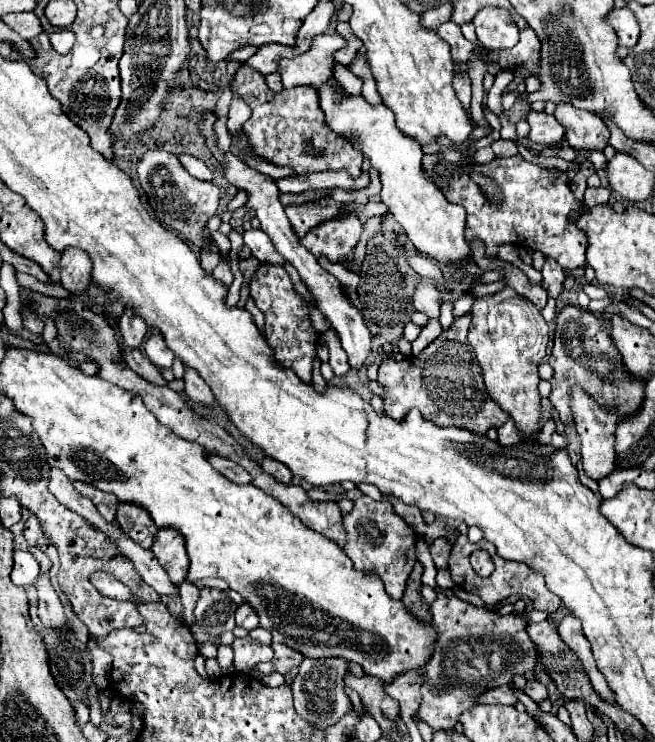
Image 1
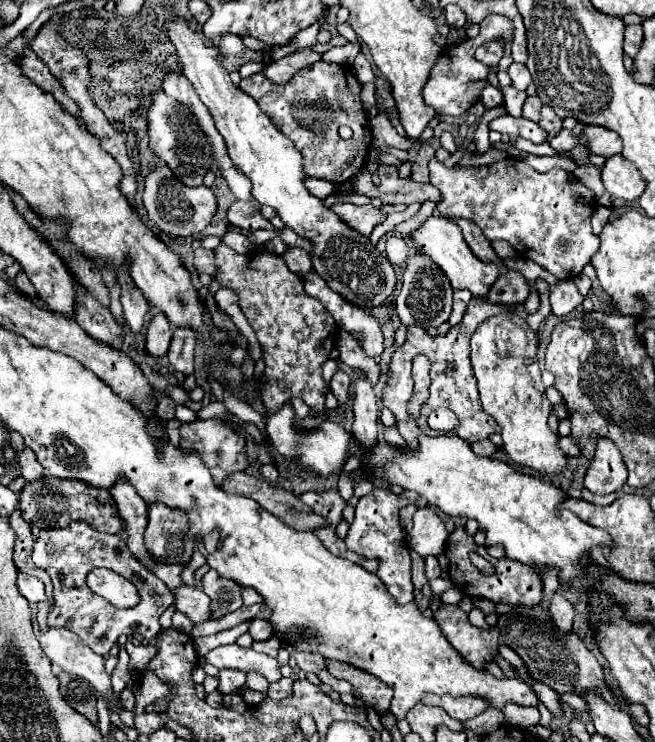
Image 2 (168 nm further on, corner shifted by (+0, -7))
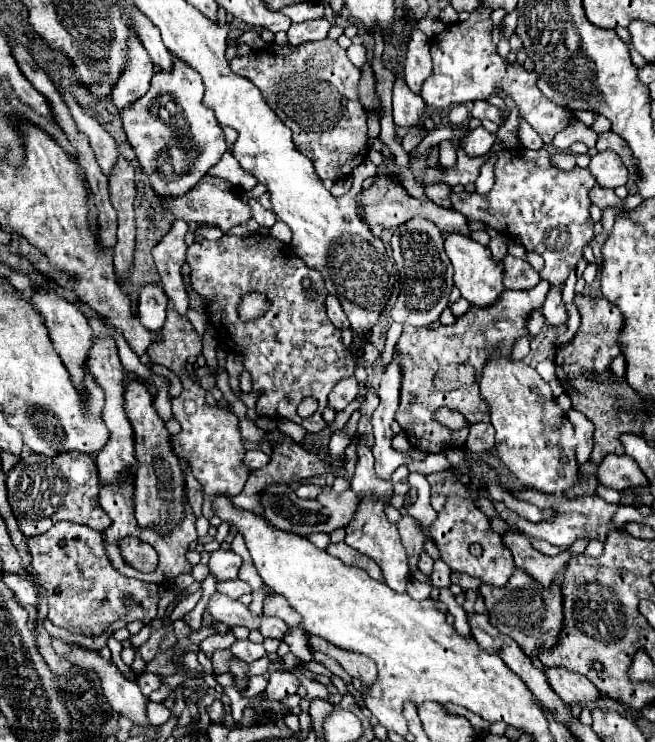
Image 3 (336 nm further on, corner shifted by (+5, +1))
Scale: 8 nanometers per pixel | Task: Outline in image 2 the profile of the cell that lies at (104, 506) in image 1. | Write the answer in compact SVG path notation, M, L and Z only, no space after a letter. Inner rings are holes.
M45 474L43 478L35 482L27 482L23 486L19 494L19 510L21 510L21 516L31 526L37 526L39 530L65 528L69 526L71 520L83 520L97 532L107 532L107 534L117 534L125 526L117 514L117 508L115 508L115 502L111 500L109 490L89 486L83 480L65 480L51 474ZM71 484L75 486L71 488Z

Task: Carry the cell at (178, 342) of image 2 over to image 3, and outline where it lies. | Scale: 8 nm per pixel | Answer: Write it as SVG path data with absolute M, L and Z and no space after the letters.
M176 220L172 224L172 230L152 250L158 274L162 278L162 288L170 300L170 306L180 316L188 314L188 296L182 282L182 274L180 274L180 268L186 260L186 244L184 244L186 232L188 232L188 224L182 220Z

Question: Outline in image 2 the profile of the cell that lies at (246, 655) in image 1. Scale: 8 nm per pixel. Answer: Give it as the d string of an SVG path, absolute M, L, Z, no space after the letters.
M237 644L219 646L219 648L211 650L203 658L199 658L199 666L201 664L213 664L217 668L239 668L239 670L245 670L245 672L257 670L269 682L281 680L279 664L277 664L275 658L265 656L265 654L259 654L253 648L241 648Z

